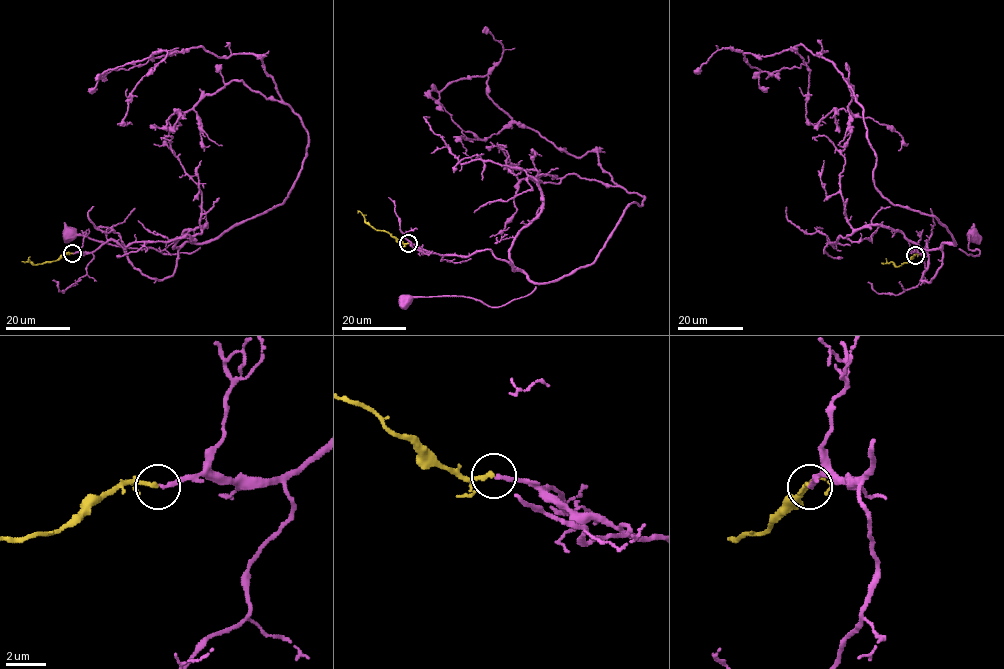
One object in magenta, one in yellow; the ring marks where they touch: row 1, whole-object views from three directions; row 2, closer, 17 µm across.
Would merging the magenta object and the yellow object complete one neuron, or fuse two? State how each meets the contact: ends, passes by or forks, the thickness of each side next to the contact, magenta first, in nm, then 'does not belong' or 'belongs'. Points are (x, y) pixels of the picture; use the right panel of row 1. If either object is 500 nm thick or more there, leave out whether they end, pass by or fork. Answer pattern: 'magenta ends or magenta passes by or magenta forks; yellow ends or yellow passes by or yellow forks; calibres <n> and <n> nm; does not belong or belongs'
magenta ends; yellow ends; calibres 200 and 220 nm; belongs

